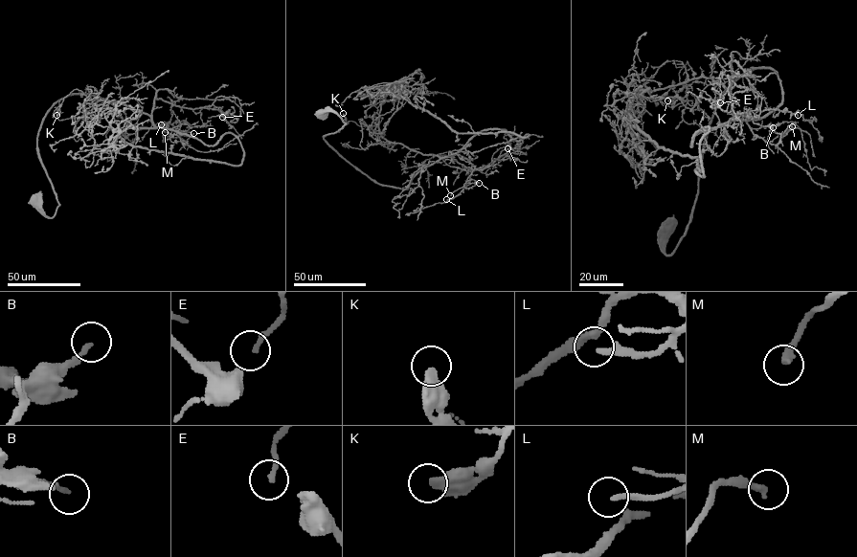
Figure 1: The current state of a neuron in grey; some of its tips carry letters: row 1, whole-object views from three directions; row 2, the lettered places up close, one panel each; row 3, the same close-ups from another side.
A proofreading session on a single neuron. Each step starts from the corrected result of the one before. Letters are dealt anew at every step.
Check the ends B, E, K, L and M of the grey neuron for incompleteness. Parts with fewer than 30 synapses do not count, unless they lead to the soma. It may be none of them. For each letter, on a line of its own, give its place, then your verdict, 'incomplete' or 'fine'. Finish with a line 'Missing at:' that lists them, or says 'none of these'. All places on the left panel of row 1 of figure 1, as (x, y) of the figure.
B: (193, 133) | fine
E: (222, 117) | fine
K: (56, 115) | fine
L: (161, 124) | incomplete
M: (165, 132) | incomplete
Missing at: L, M

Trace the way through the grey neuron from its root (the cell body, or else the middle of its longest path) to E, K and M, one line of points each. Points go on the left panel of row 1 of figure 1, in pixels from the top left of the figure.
E: (33, 202), (59, 205), (37, 136), (69, 95), (131, 127), (154, 127), (155, 99), (222, 117)
K: (33, 202), (59, 205), (37, 136), (64, 97), (154, 127), (77, 89), (56, 115)
M: (33, 202), (49, 217), (59, 205), (37, 136), (68, 95), (103, 98), (131, 127), (189, 124), (165, 132)

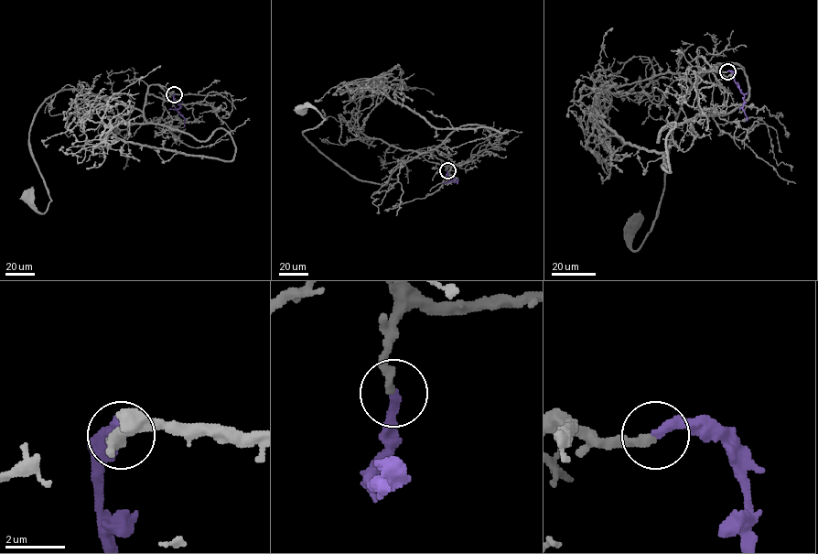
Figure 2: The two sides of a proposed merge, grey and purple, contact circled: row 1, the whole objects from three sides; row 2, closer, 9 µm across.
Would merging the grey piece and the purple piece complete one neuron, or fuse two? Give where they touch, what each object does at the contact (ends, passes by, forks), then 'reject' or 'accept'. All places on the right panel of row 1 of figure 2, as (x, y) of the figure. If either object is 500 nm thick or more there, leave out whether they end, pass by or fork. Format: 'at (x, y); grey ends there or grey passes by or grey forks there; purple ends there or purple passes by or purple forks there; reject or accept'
at (727, 71); grey ends there; purple ends there; accept

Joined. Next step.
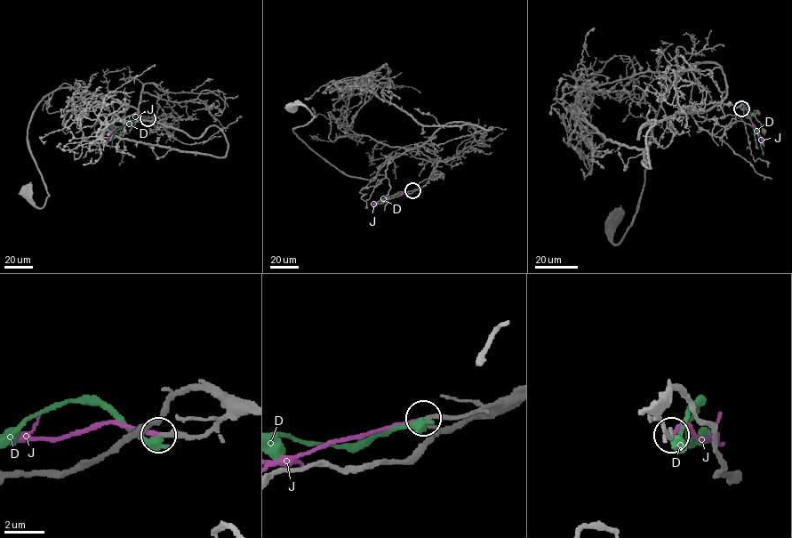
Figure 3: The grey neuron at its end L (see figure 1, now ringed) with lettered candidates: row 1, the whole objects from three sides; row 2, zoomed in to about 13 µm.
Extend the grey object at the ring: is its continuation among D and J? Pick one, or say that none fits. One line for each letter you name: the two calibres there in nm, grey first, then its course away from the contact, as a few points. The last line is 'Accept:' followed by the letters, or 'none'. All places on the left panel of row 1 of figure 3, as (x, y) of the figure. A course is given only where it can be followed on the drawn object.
J: 240 nm thick on the grey side, 190 nm on the other; it runs (148, 118), (136, 118), (116, 130), (108, 137), (108, 143)
Accept: J

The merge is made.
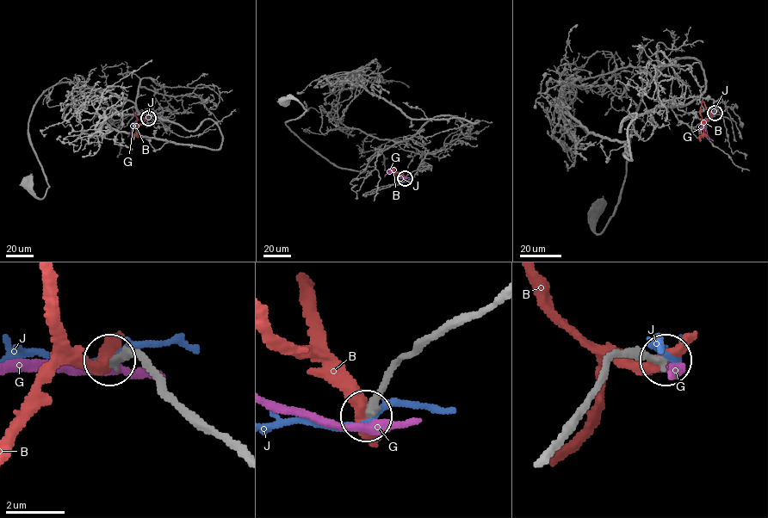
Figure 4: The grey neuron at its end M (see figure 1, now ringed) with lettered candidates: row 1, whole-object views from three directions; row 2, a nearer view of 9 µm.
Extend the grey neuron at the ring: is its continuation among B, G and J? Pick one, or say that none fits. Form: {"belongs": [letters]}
{"belongs": []}

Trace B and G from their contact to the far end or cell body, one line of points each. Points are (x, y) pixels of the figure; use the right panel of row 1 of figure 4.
B: (714, 113), (711, 113), (703, 124), (700, 112), (702, 101)
G: (715, 113), (706, 118), (708, 136), (713, 140)

